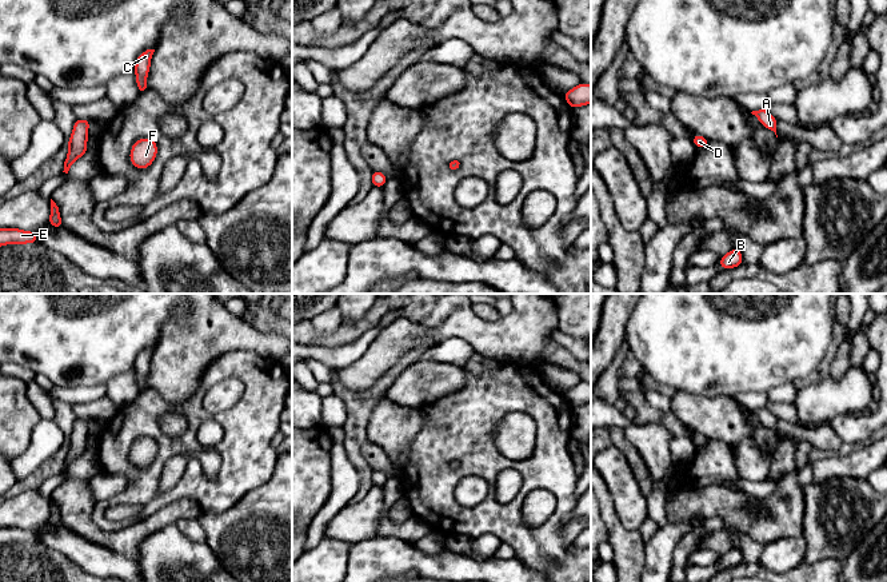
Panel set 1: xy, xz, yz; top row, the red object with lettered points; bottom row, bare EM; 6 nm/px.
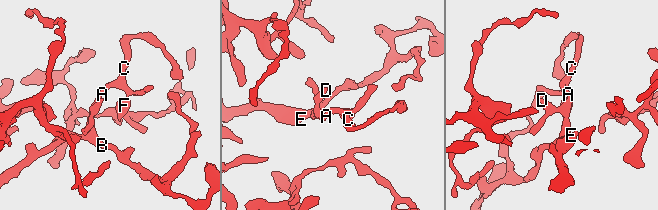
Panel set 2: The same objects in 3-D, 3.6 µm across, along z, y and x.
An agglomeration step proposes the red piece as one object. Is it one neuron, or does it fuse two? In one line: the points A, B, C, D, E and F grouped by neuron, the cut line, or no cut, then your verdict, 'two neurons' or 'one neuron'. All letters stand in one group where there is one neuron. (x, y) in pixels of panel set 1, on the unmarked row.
A B C D E F; no cut; one neuron

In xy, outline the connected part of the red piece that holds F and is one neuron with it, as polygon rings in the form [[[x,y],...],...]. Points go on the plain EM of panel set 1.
[[[139,438],[132,443],[129,461],[137,469],[147,469],[157,455],[157,442],[152,438]]]

